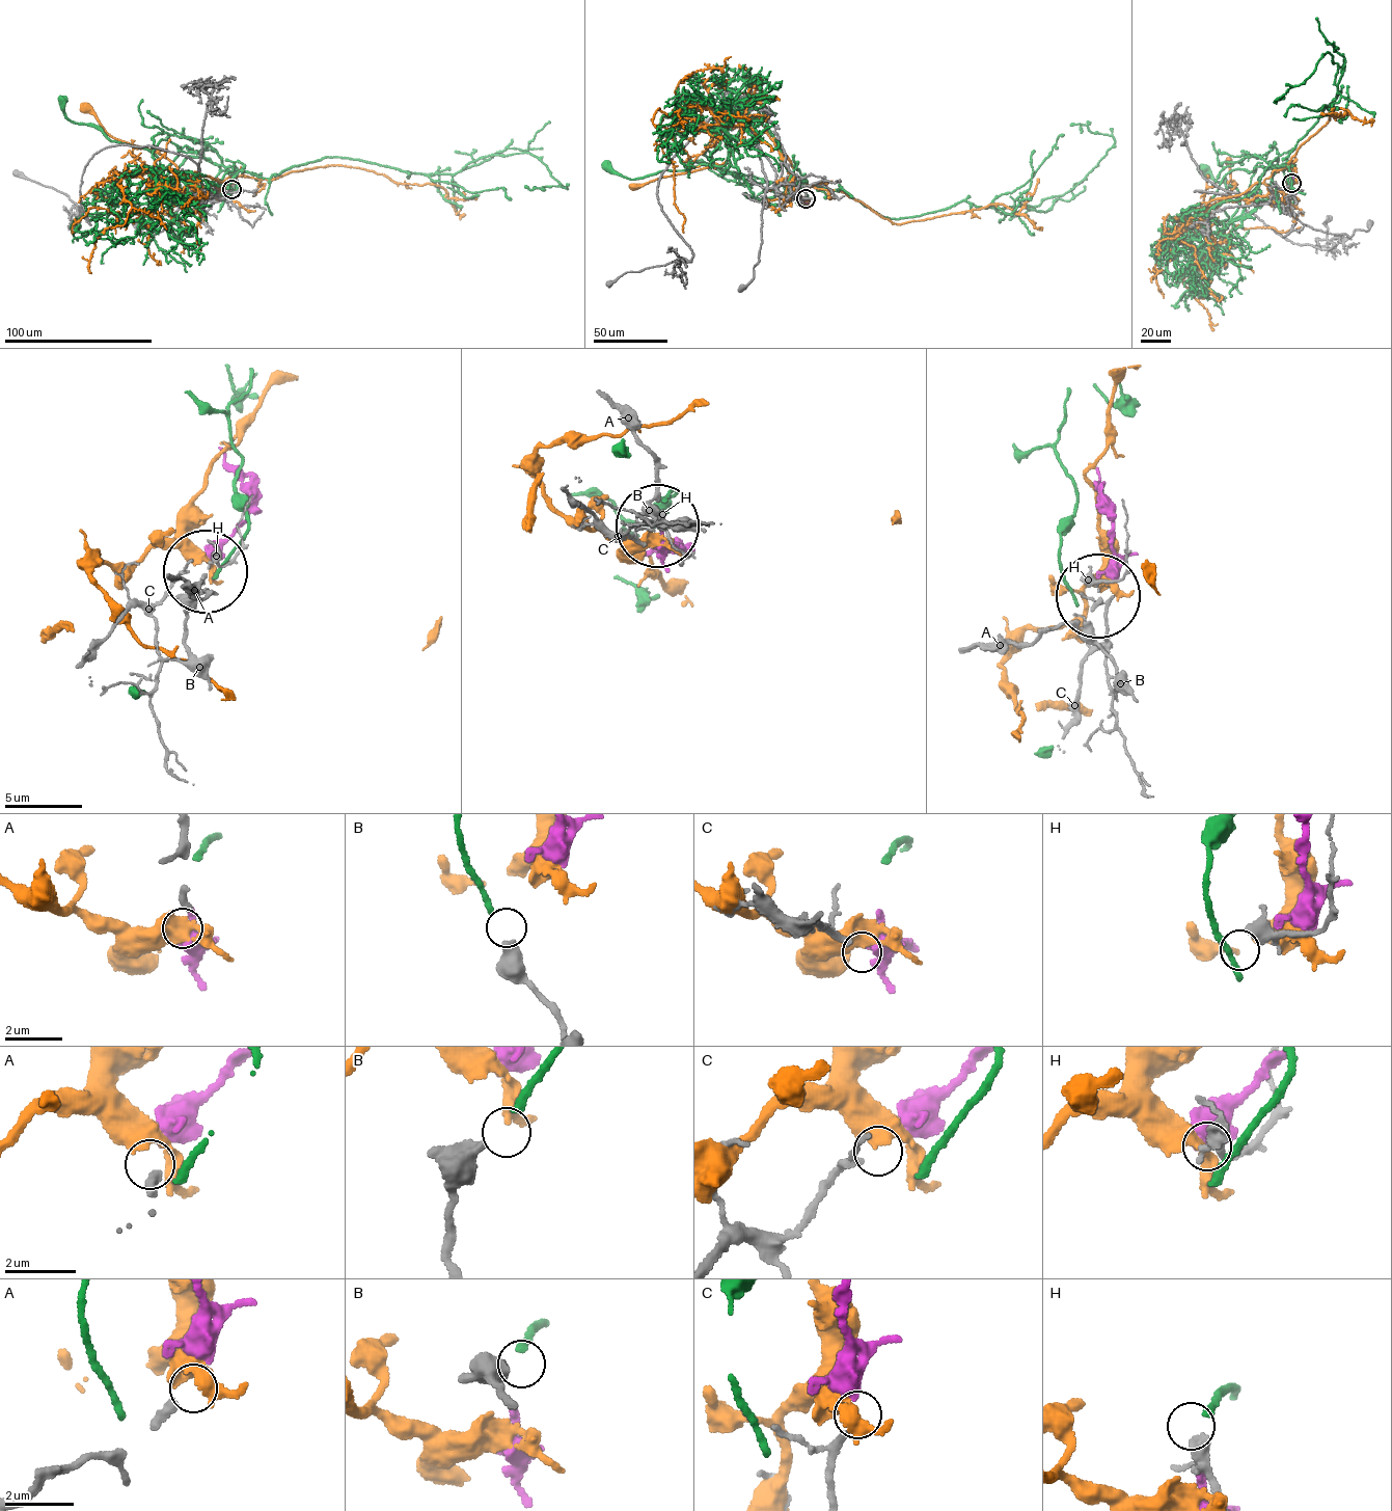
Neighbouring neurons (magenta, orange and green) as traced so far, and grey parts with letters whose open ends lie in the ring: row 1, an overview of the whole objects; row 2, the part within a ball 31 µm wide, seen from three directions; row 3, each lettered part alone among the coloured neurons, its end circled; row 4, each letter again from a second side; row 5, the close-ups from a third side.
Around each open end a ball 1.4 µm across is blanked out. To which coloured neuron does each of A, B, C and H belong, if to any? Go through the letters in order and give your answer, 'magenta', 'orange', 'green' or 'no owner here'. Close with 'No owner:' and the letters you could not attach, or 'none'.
A: magenta
B: green
C: no owner here
H: no owner here
No owner: C, H

